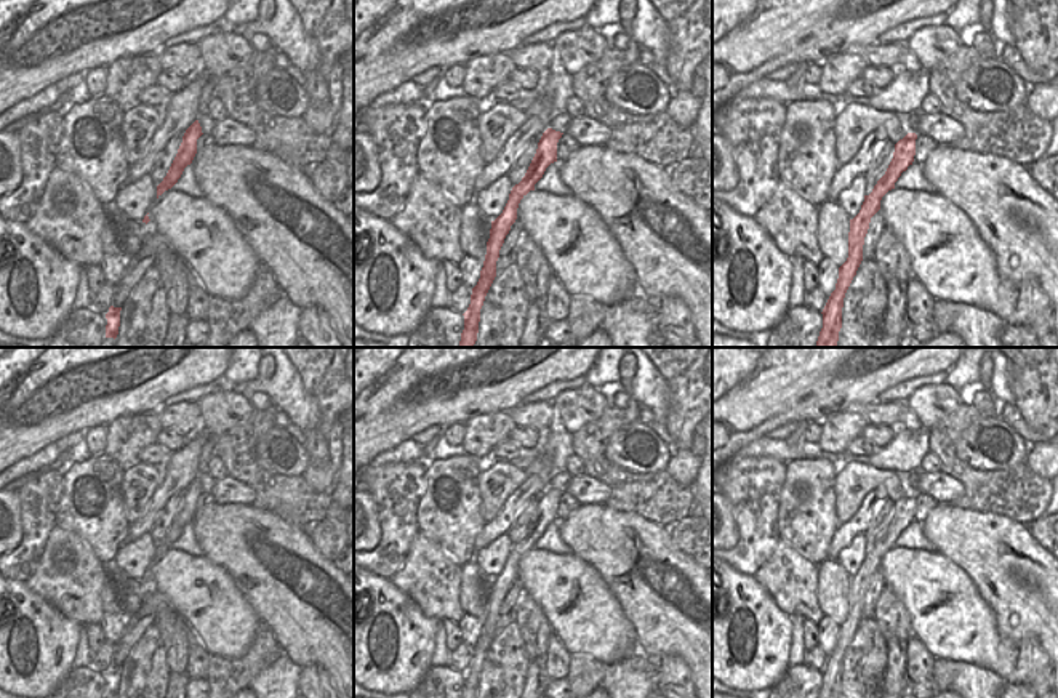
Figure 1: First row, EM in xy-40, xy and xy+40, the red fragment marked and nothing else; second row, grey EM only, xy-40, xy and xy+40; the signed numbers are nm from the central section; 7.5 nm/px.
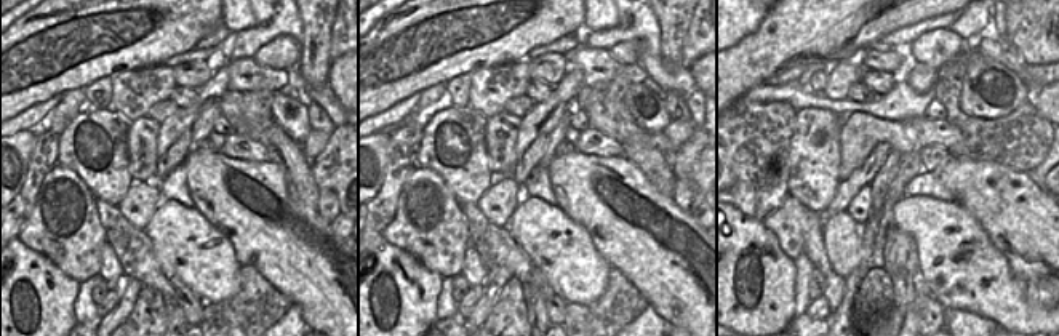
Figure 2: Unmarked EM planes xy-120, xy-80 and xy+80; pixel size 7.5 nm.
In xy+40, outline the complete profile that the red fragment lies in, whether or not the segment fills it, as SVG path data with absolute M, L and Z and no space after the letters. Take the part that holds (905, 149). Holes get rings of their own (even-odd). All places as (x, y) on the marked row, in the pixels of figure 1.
M908 133L895 144L893 158L885 174L877 181L872 192L864 195L860 213L850 219L848 232L848 258L839 267L839 279L836 290L831 293L823 309L823 328L820 331L816 347L837 347L839 331L842 328L842 307L845 293L856 275L856 271L863 261L864 237L869 229L871 218L880 210L882 197L895 189L895 183L903 171L914 162L916 155L916 133Z

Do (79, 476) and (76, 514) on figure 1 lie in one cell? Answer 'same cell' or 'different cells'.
same cell

